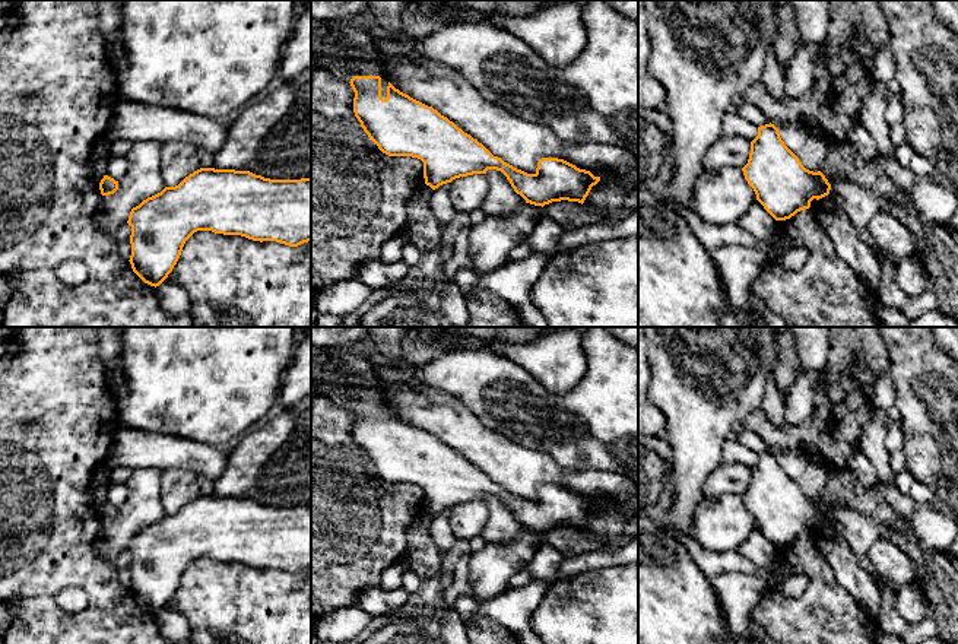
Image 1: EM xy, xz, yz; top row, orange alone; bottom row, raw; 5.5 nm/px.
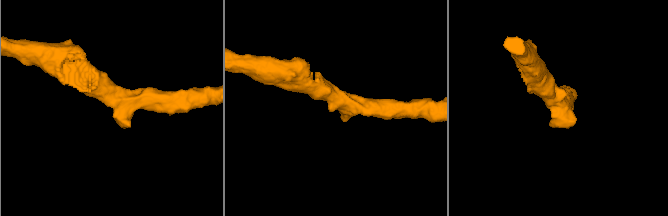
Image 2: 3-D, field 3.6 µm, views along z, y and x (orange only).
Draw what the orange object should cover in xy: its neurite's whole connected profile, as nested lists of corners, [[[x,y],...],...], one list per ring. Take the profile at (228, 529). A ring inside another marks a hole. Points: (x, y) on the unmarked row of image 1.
[[[200,495],[175,514],[165,514],[133,534],[127,551],[131,553],[130,591],[147,612],[159,613],[177,591],[185,568],[197,558],[241,562],[253,568],[276,568],[298,574],[311,568],[311,504],[301,507],[270,507],[250,498]]]

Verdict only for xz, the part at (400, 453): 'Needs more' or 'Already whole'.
Needs more

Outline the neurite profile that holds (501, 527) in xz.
[[[488,497],[489,518],[480,536],[486,543],[507,543],[514,540],[526,527],[514,518],[507,504],[497,497]]]

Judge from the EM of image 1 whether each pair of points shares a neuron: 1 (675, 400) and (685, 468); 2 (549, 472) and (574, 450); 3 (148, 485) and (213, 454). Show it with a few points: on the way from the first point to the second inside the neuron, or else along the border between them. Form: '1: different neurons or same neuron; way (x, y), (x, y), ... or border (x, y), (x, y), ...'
1: same neuron; way (685, 416), (685, 451)
2: different neurons; border (527, 449), (546, 453), (564, 469), (592, 470)
3: different neurons; border (158, 468), (136, 468), (132, 470)

